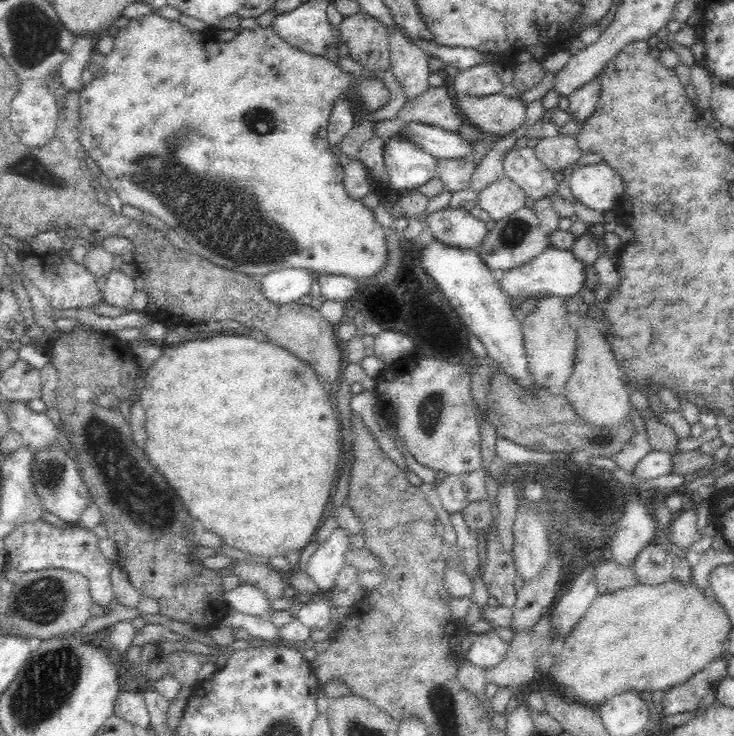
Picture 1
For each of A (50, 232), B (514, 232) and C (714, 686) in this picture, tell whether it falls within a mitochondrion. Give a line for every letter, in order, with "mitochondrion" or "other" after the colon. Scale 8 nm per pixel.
A: other
B: mitochondrion
C: other

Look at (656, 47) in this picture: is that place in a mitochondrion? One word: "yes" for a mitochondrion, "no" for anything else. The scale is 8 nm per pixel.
no

